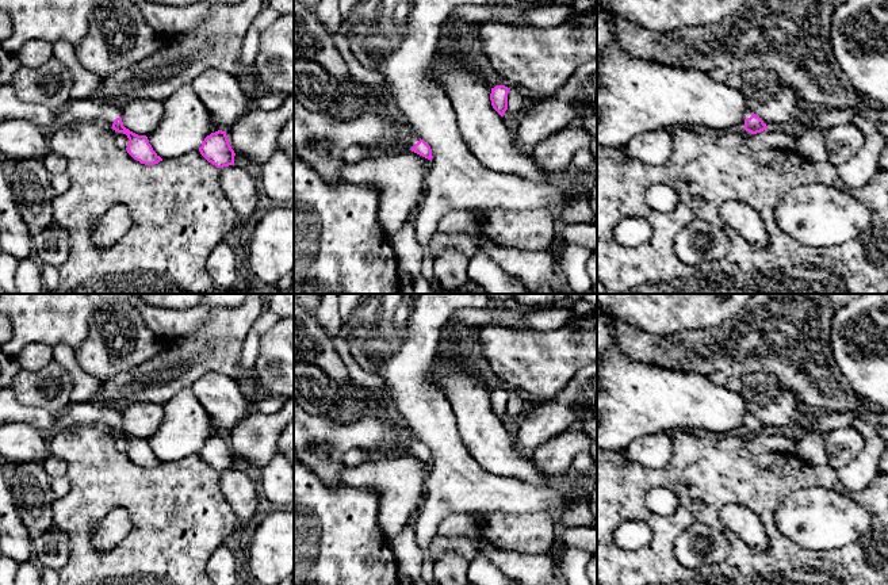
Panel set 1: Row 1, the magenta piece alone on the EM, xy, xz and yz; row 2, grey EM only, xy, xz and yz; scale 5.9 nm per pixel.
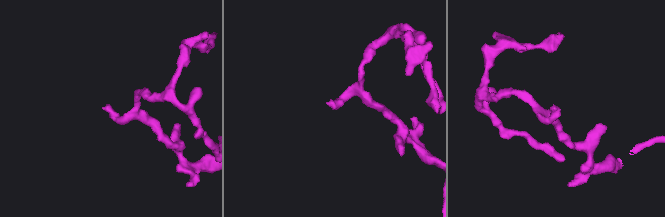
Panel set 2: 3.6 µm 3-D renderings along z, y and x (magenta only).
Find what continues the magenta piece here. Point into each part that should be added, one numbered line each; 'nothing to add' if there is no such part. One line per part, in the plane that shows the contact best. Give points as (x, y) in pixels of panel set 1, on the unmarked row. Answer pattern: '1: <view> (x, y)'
1: xy (90, 412)

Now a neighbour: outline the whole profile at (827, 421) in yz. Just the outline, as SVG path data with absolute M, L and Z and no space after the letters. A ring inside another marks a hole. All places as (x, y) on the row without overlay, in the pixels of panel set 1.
M824 412L818 417L809 418L809 428L815 428L819 432L832 432L839 428L850 427L856 420L856 413L839 413L839 412Z

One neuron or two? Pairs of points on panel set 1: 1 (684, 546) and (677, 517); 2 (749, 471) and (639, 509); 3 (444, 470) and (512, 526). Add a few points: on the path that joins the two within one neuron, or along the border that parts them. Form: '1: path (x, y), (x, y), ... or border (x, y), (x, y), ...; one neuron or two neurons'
1: border (703, 522), (676, 538), (678, 562); two neurons
2: path (718, 471), (693, 471), (688, 475), (653, 478); one neuron
3: border (470, 513), (529, 513); two neurons

